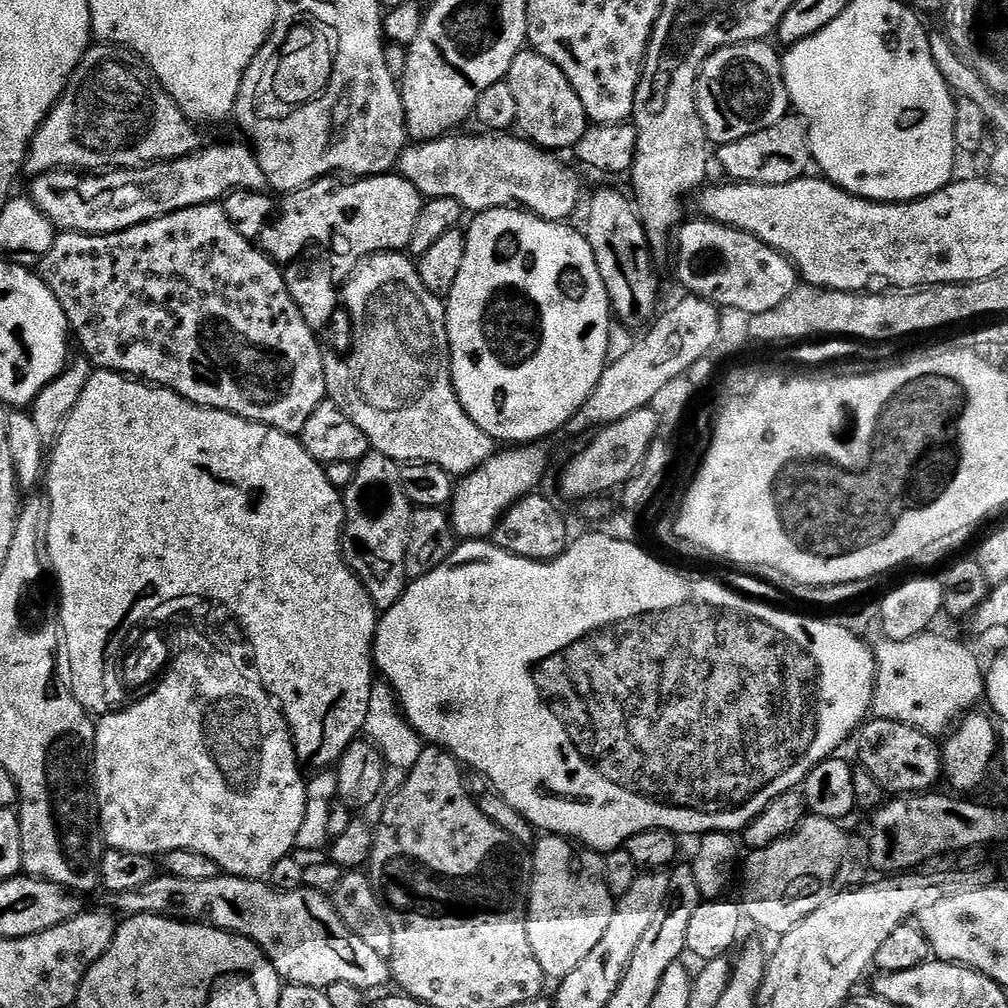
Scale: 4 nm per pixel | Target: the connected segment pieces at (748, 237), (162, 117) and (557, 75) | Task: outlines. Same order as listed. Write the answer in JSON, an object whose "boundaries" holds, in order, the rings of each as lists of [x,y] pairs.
{"boundaries":[[[[691,218],[685,219],[674,236],[674,248],[676,244],[676,276],[680,279],[681,286],[685,288],[683,290],[685,293],[697,296],[703,300],[709,300],[710,303],[715,304],[716,307],[721,310],[733,308],[736,312],[745,312],[745,317],[751,318],[757,316],[758,314],[766,314],[766,310],[774,310],[774,306],[779,306],[779,304],[786,299],[786,294],[790,294],[797,288],[798,273],[796,267],[788,261],[787,256],[783,256],[778,250],[774,250],[770,246],[766,246],[766,242],[762,242],[754,234],[743,232],[737,228],[728,228],[716,220],[710,220],[707,218],[695,219],[696,220],[691,220]]],[[[97,43],[89,47],[82,62],[74,70],[66,90],[58,103],[42,122],[38,134],[28,148],[23,171],[38,177],[43,172],[64,170],[115,170],[143,168],[161,160],[177,160],[202,147],[200,132],[188,115],[170,98],[170,94],[156,80],[148,65],[129,48],[114,44]]],[[[522,50],[514,58],[507,77],[510,91],[514,94],[518,106],[516,128],[519,135],[537,148],[560,150],[556,148],[575,149],[576,144],[586,134],[590,121],[582,106],[582,98],[570,86],[566,74],[542,54],[534,50]]]]}

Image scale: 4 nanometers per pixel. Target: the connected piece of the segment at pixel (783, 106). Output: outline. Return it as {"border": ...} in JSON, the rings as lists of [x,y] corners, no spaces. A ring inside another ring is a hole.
{"border":[[[768,42],[728,44],[700,68],[696,109],[713,145],[738,142],[738,138],[758,134],[758,130],[766,130],[766,126],[774,126],[774,122],[789,115],[790,101],[784,85],[782,56],[770,45]]]}

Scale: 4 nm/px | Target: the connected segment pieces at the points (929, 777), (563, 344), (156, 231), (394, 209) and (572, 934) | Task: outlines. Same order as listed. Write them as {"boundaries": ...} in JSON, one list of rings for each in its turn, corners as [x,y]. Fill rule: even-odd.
{"boundaries":[[[[872,718],[859,729],[859,736],[859,767],[866,769],[885,793],[919,794],[933,791],[936,783],[941,783],[944,771],[941,745],[922,730],[902,722]]],[[[516,206],[506,208],[491,208],[489,212],[481,212],[471,217],[472,225],[466,228],[466,258],[462,258],[462,270],[458,270],[458,278],[454,281],[454,286],[448,292],[446,297],[446,311],[448,313],[448,341],[450,342],[450,350],[452,351],[452,385],[458,394],[458,398],[462,402],[462,406],[466,410],[466,414],[470,414],[470,418],[481,428],[486,434],[490,434],[492,439],[497,442],[503,442],[508,446],[527,446],[533,442],[543,441],[543,436],[552,436],[556,431],[567,429],[568,423],[575,416],[576,411],[586,403],[590,398],[590,394],[598,386],[598,382],[602,378],[606,365],[609,363],[608,343],[610,342],[610,330],[614,323],[614,313],[612,303],[608,297],[606,286],[602,282],[602,274],[598,274],[598,262],[594,258],[594,250],[590,246],[587,235],[583,231],[575,232],[568,222],[557,222],[555,220],[544,220],[540,216],[535,216],[530,211],[521,210]]],[[[219,203],[203,204],[186,210],[171,212],[153,220],[130,226],[121,232],[93,234],[90,232],[61,231],[57,235],[54,246],[39,261],[39,275],[44,277],[46,286],[58,298],[62,310],[68,319],[69,329],[74,333],[74,340],[80,343],[85,357],[97,369],[106,372],[118,372],[121,376],[135,378],[147,382],[157,388],[169,388],[186,398],[192,404],[203,408],[217,408],[259,424],[282,430],[286,434],[299,437],[300,431],[306,426],[310,414],[318,405],[323,404],[328,391],[326,390],[326,370],[324,369],[325,353],[320,353],[317,333],[306,326],[306,318],[298,310],[294,298],[290,298],[290,290],[286,290],[284,273],[281,265],[273,260],[267,252],[260,251],[251,244],[230,222]]],[[[385,174],[382,176],[365,176],[353,179],[352,184],[343,184],[340,178],[315,180],[313,184],[299,188],[287,197],[288,212],[296,220],[301,220],[300,228],[312,240],[321,240],[324,244],[337,244],[344,252],[353,252],[359,258],[376,256],[380,252],[403,253],[410,238],[414,238],[414,226],[422,210],[425,197],[404,176]]],[[[551,834],[541,835],[532,850],[526,934],[530,938],[530,950],[534,950],[534,958],[538,958],[538,966],[542,966],[545,977],[552,979],[553,976],[553,981],[559,982],[590,955],[594,946],[598,946],[602,934],[606,934],[606,926],[610,926],[610,914],[614,914],[616,900],[610,894],[608,883],[604,881],[601,853],[585,848],[567,836]]]]}

